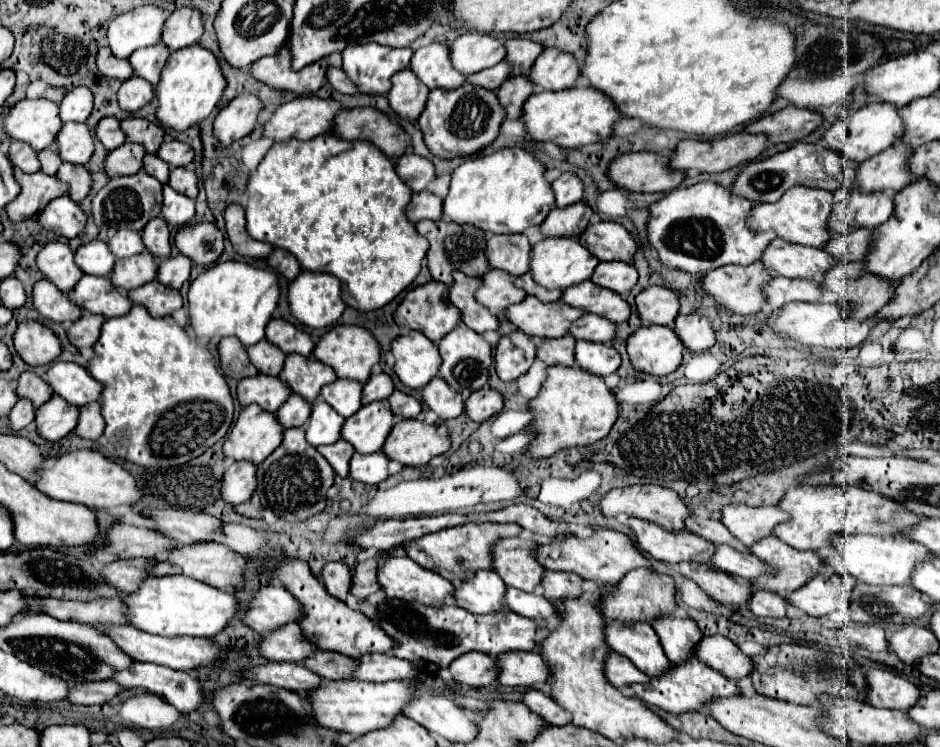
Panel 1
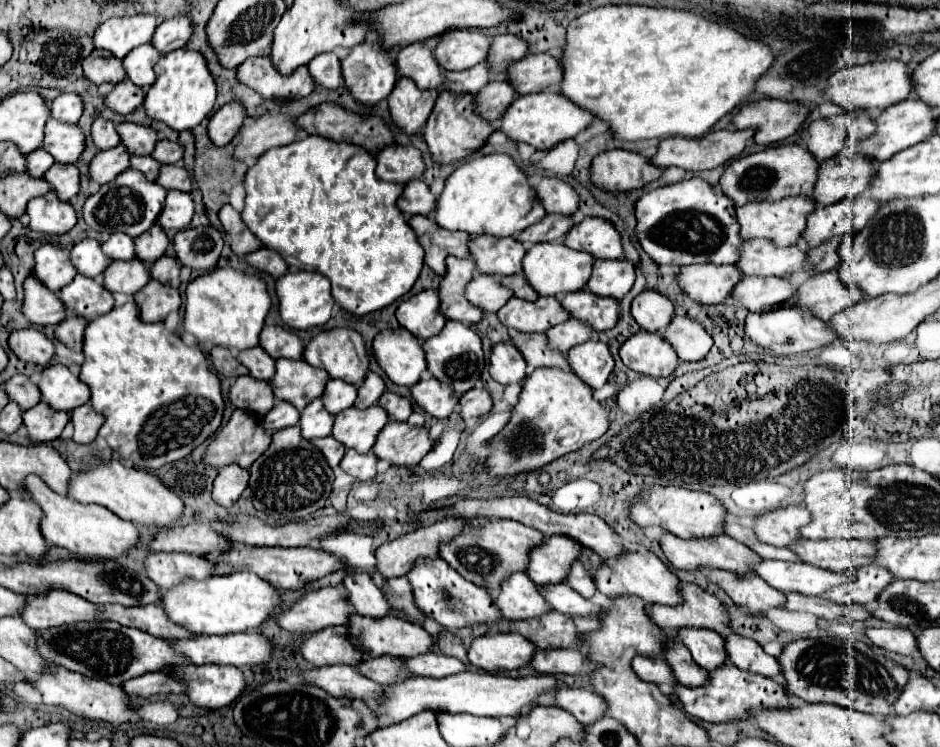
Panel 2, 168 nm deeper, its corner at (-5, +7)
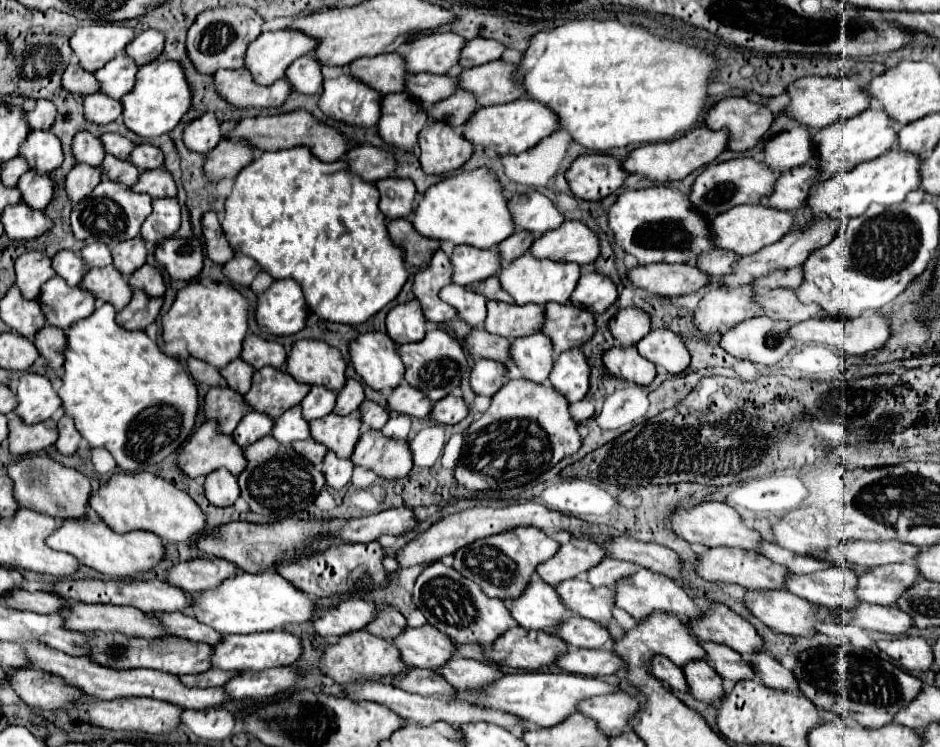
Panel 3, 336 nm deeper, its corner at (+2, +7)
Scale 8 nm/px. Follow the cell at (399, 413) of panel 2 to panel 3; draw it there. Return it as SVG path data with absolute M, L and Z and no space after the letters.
M364 400L364 404L358 408L358 416L364 424L368 424L372 430L380 430L388 420L388 410L378 406L376 402Z

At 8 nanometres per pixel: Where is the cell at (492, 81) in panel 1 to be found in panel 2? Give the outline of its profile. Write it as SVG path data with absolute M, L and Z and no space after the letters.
M481 62L473 68L461 70L461 72L447 72L447 82L439 90L451 90L451 92L479 92L485 84L491 82L491 70L487 62Z

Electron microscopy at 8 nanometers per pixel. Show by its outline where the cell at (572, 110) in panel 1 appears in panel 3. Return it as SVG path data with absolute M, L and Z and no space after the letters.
M518 98L508 104L478 108L478 112L470 116L470 124L462 126L462 136L472 146L482 146L486 150L496 152L498 156L504 156L504 154L526 152L526 148L532 148L538 140L550 136L550 132L556 128L558 128L558 120L554 120L550 108L542 108L542 104L532 102L528 98Z

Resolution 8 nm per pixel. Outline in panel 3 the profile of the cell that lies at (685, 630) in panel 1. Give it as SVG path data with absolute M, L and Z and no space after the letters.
M702 642L702 648L708 654L708 662L714 666L714 670L724 680L740 682L740 680L750 680L756 676L752 664L748 660L744 660L732 648L726 648L726 646L714 644L714 642Z

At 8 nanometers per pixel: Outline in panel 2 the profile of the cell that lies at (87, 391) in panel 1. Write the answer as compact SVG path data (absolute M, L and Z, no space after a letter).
M53 364L43 370L39 390L43 394L41 400L55 410L73 410L87 404L91 398L91 388L61 364Z

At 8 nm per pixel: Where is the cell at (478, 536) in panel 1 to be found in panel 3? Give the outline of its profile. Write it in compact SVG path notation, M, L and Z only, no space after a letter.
M516 528L498 536L476 540L474 544L458 550L454 554L454 568L468 580L474 580L478 586L482 586L490 598L514 600L526 590L532 574L536 572L536 566L550 560L558 548L560 542L546 536L538 528Z

